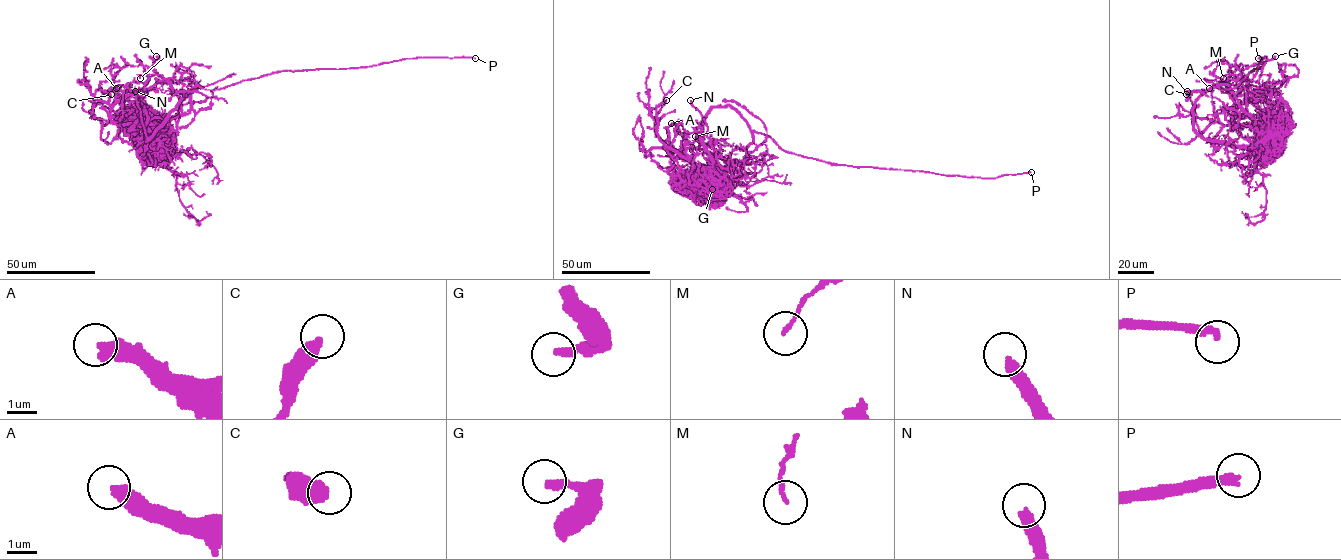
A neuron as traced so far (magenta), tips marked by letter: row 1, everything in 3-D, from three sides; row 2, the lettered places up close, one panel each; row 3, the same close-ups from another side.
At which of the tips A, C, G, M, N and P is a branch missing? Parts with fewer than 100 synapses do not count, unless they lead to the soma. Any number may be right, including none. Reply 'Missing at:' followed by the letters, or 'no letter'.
Missing at: N, P

